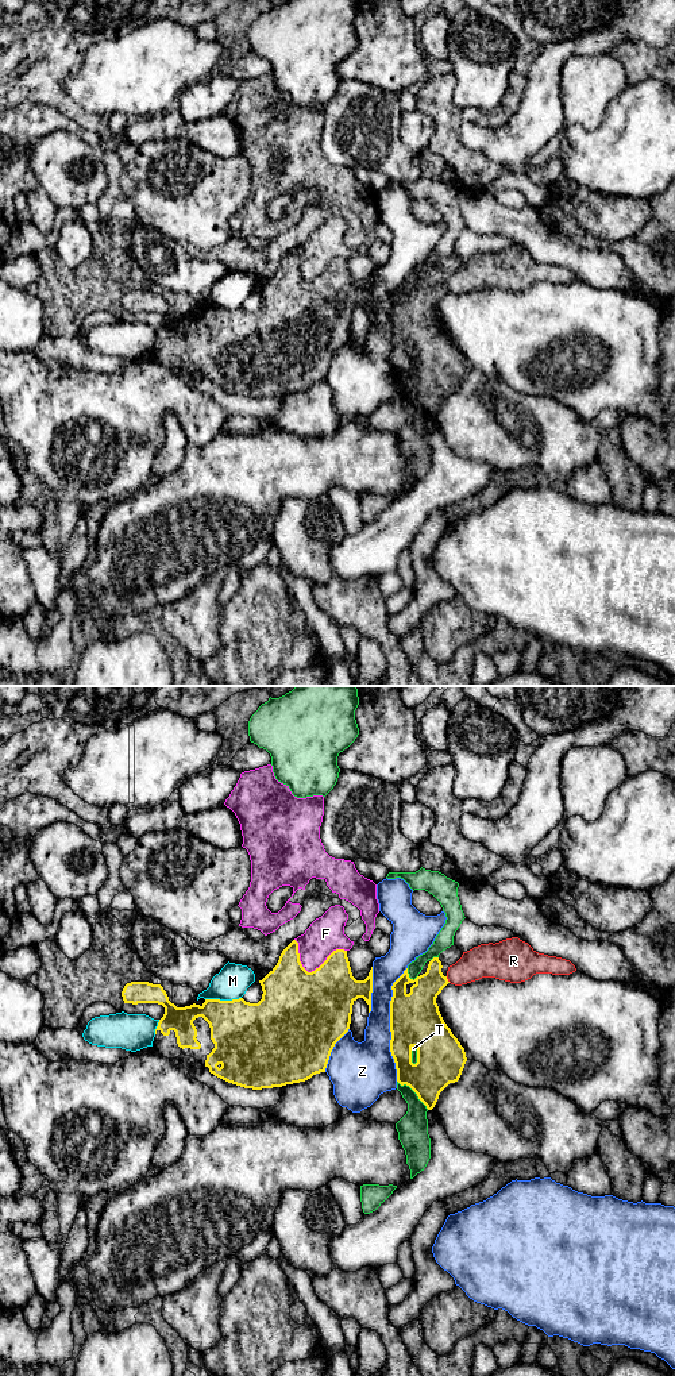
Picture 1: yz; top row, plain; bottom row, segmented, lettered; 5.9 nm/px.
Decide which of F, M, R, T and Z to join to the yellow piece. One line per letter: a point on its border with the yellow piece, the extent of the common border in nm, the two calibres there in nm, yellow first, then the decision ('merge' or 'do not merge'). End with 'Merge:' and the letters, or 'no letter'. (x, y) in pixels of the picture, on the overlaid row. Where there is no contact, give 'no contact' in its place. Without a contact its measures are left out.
F: meets yellow in yz at (312, 971); contact 320 nm long; 480 nm thick on the yellow side, 220 nm on the other; do not merge
M: meets yellow in yz at (223, 1001); contact 220 nm long; 400 nm thick on the yellow side, 200 nm on the other; do not merge
R: meets yellow in yz at (447, 979); contact 50 nm long; 220 nm thick on the yellow side, 190 nm on the other; merge
T: meets yellow in yz at (415, 1091); contact 260 nm long; 280 nm thick on the yellow side, 180 nm on the other; do not merge
Z: meets yellow in yz at (390, 1024); contact 700 nm long; 300 nm thick on the yellow side, 260 nm on the other; do not merge
Merge: R

